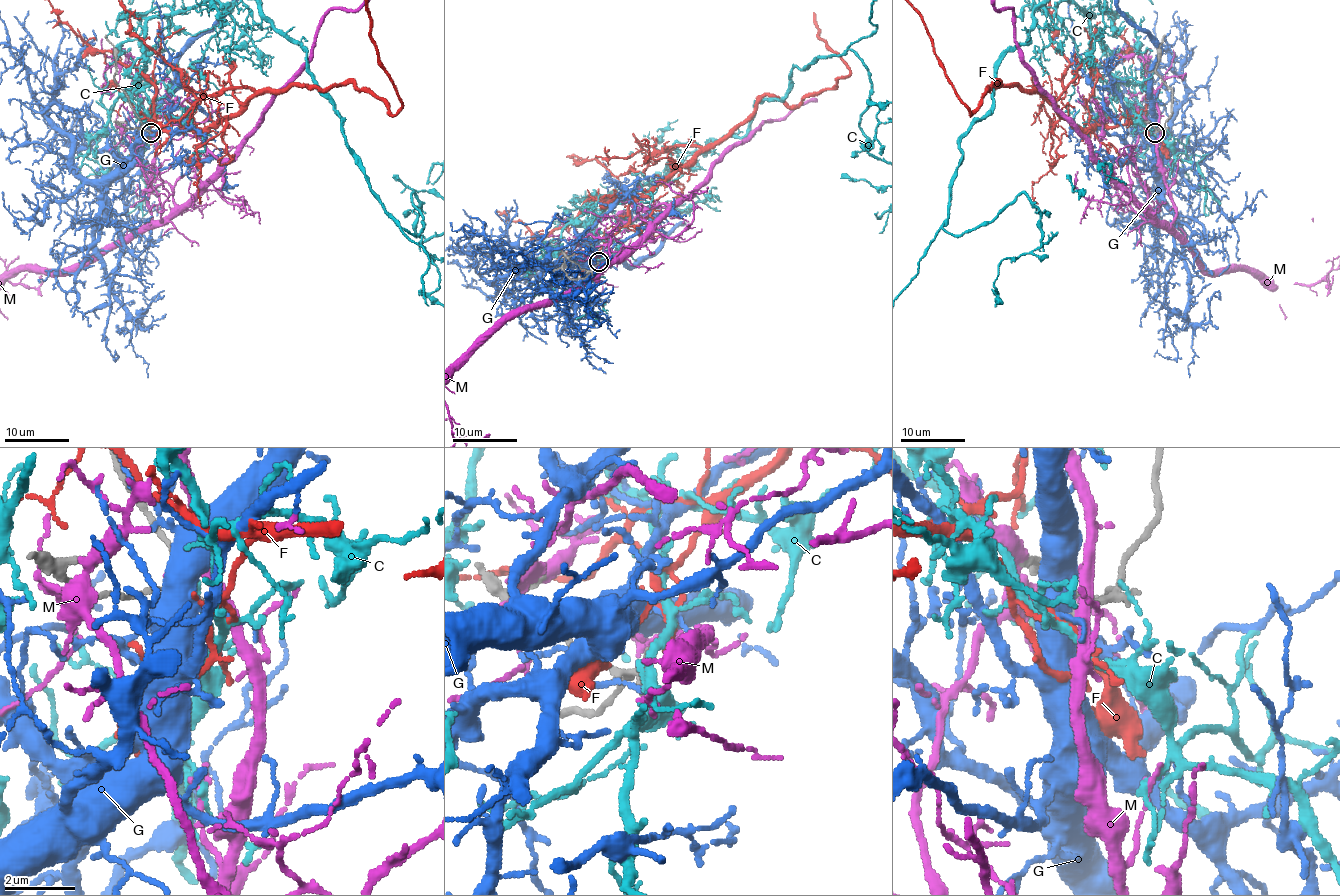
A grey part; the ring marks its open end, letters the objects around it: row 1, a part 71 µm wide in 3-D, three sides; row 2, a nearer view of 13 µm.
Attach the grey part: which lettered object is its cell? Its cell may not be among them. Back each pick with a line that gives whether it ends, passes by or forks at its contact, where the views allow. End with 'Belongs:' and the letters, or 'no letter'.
Belongs: no letter

